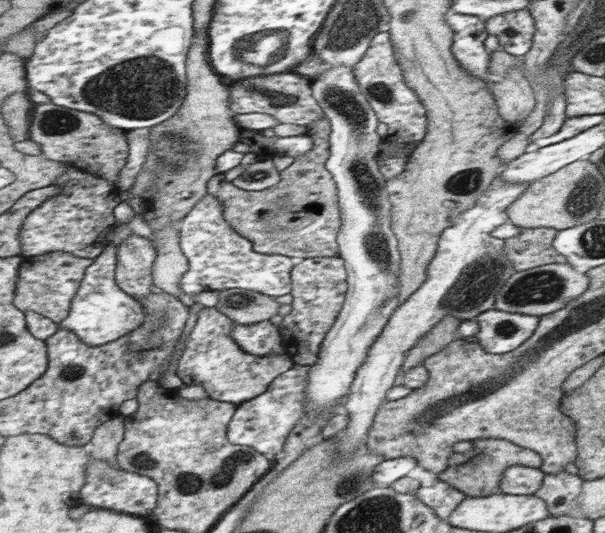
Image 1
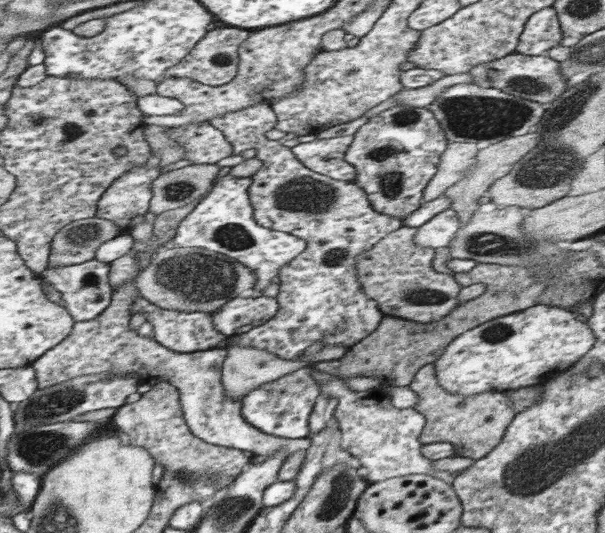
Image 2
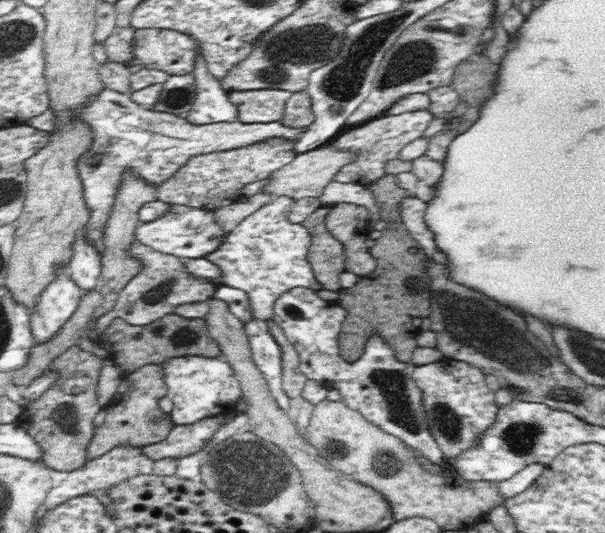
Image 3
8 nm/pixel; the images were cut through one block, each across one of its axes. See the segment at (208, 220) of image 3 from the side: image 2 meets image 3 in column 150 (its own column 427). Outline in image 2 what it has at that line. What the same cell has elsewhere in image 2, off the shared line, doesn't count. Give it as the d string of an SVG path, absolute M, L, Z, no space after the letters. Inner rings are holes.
M447 208L417 228L415 244L421 248L447 248L459 228L461 226L457 212L453 208Z

